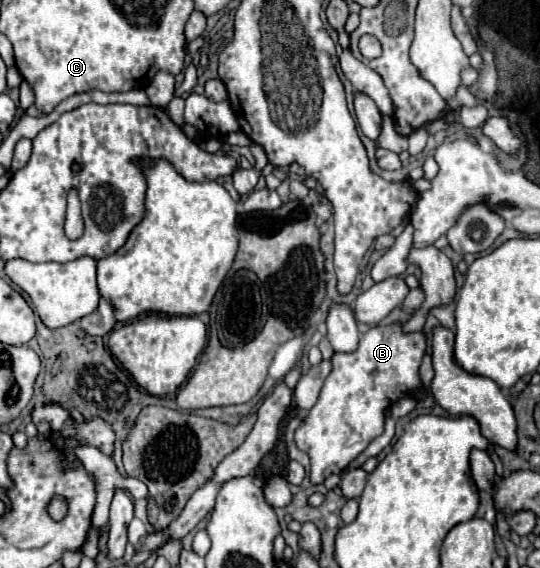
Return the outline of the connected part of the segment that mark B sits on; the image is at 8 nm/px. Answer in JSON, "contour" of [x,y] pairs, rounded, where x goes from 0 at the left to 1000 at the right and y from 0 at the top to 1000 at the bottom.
{"contour":[[[746,567],[691,574],[680,581],[657,620],[620,620],[617,651],[598,676],[587,711],[572,722],[565,746],[546,761],[550,789],[576,806],[576,849],[598,852],[609,835],[631,835],[676,789],[709,764],[717,722],[743,701],[787,701],[791,687],[776,669],[776,641],[787,627],[791,595],[783,585],[746,585]]]}

